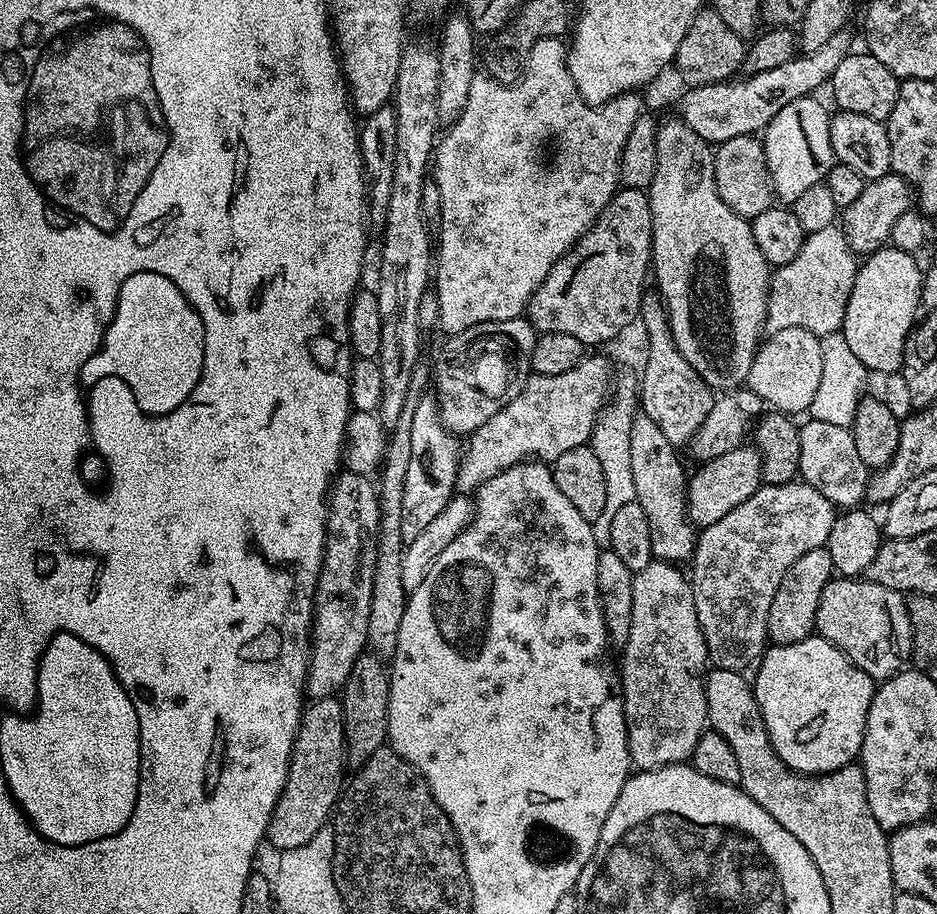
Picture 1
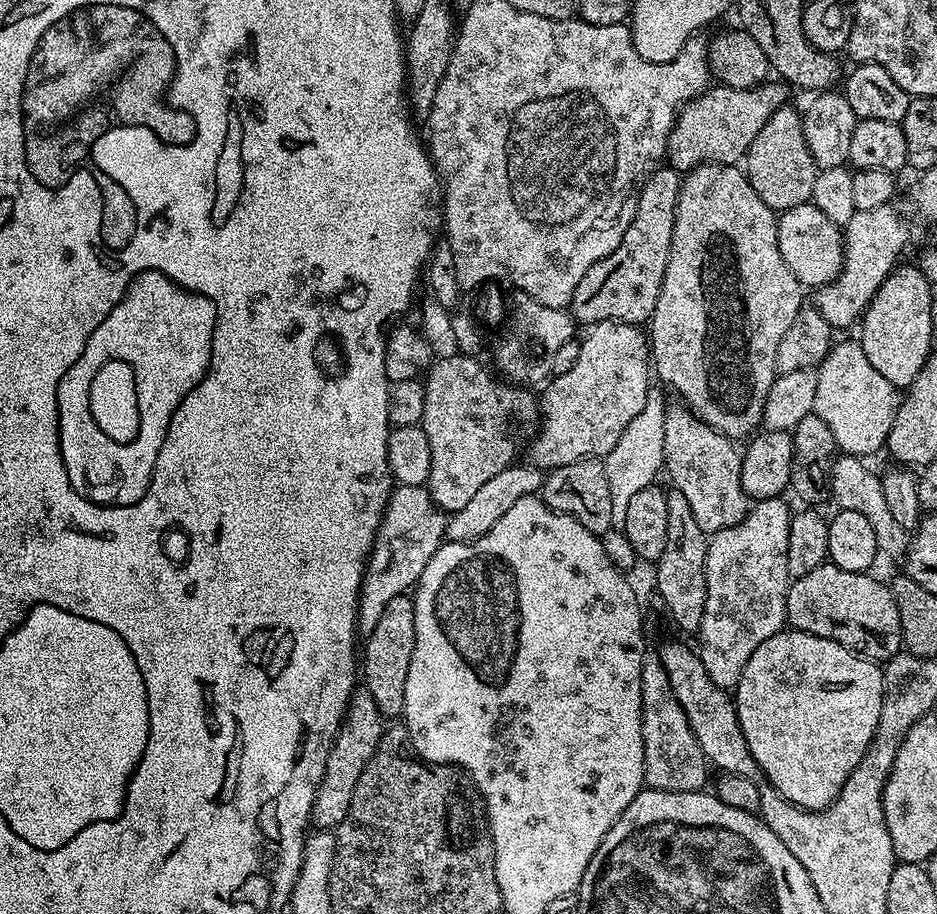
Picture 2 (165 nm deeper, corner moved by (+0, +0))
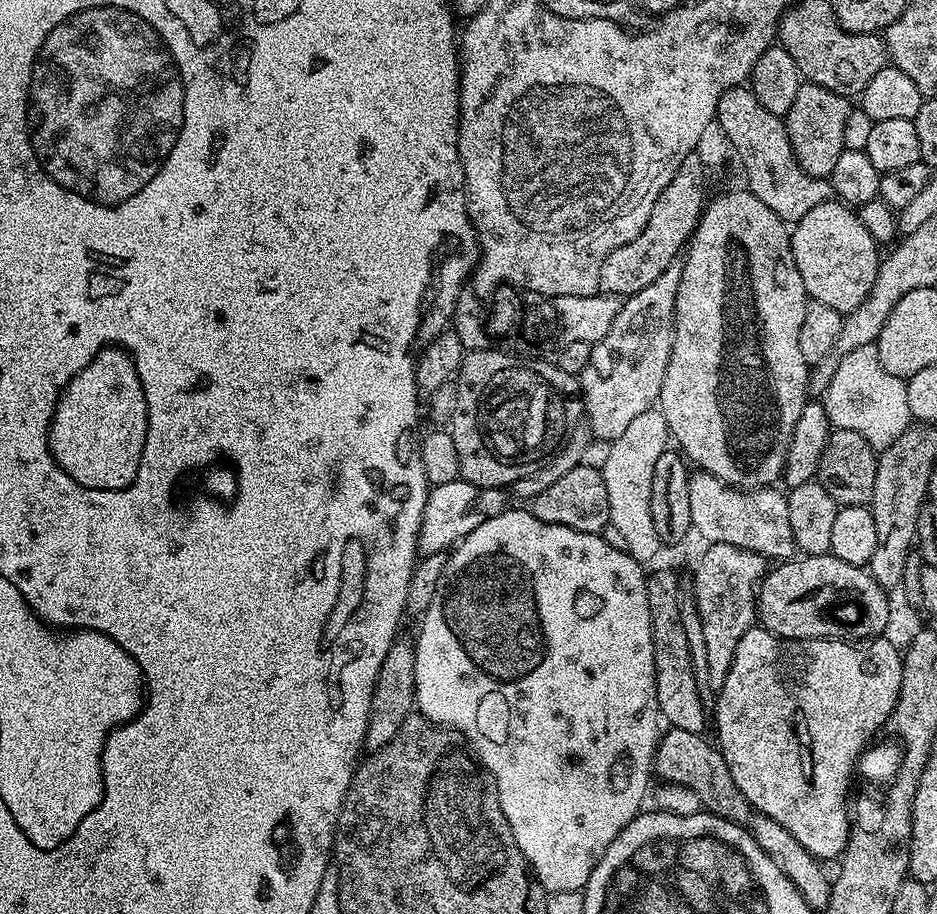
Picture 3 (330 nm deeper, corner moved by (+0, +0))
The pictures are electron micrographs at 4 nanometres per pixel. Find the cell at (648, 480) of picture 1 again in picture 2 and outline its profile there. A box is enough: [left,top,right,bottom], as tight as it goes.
[655,490,710,633]

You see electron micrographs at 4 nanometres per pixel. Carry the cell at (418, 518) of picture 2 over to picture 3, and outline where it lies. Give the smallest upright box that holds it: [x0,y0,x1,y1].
[419,478,510,556]

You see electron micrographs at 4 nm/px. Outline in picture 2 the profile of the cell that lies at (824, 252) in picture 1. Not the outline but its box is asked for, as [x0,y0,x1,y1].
[815,204,908,330]

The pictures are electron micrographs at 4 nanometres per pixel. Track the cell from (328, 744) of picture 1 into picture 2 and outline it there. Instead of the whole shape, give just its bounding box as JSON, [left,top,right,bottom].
[310,686,386,830]

